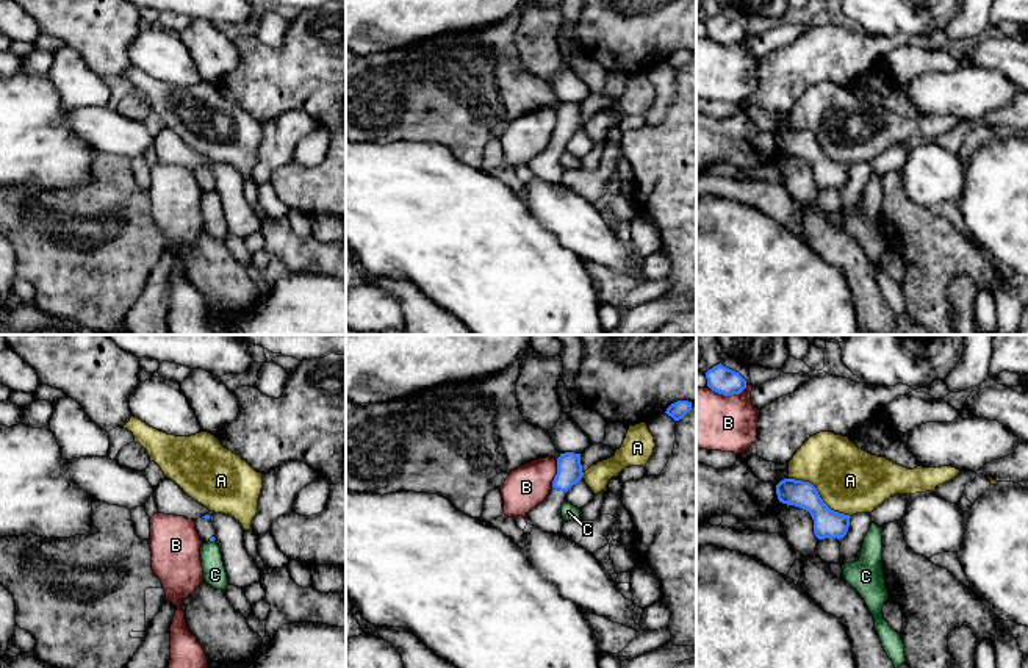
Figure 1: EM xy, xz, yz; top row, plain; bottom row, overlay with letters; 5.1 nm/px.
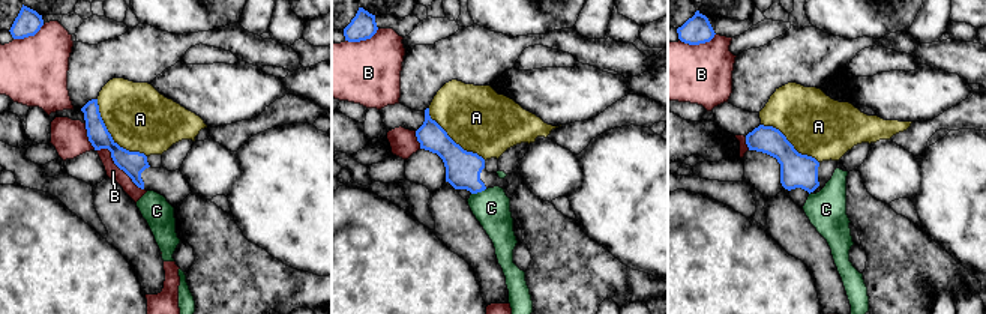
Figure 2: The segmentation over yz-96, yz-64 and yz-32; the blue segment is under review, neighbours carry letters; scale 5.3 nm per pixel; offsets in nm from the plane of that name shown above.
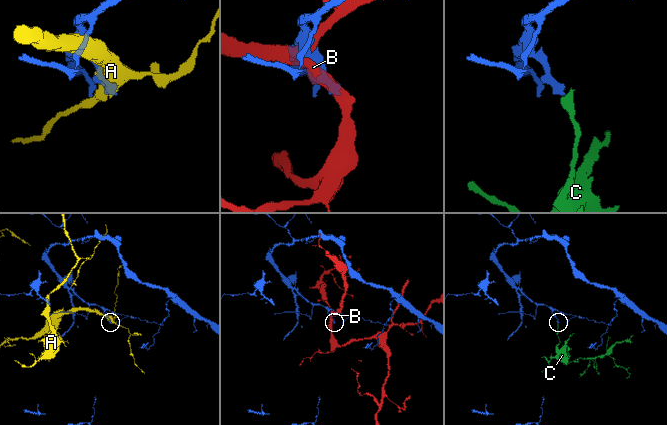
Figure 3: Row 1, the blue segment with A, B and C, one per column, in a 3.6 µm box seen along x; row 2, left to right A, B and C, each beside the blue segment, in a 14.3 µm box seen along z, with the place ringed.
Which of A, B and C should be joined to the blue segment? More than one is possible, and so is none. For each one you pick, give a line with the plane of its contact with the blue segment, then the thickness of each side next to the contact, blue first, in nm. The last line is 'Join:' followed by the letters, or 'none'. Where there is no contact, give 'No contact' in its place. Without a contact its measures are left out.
Join: none

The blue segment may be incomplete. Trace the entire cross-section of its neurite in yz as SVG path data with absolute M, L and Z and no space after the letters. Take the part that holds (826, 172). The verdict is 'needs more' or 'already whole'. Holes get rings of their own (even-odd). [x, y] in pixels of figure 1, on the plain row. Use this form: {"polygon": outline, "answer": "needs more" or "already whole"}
{"polygon": "M784 128L776 135L776 144L779 152L800 156L811 163L814 183L818 189L840 189L846 185L851 166L831 160L812 133Z", "answer": "already whole"}

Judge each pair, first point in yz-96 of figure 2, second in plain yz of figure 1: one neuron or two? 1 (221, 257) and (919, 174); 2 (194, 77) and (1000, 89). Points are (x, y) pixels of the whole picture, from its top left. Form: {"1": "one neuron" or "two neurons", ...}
{"1": "two neurons", "2": "one neuron"}

